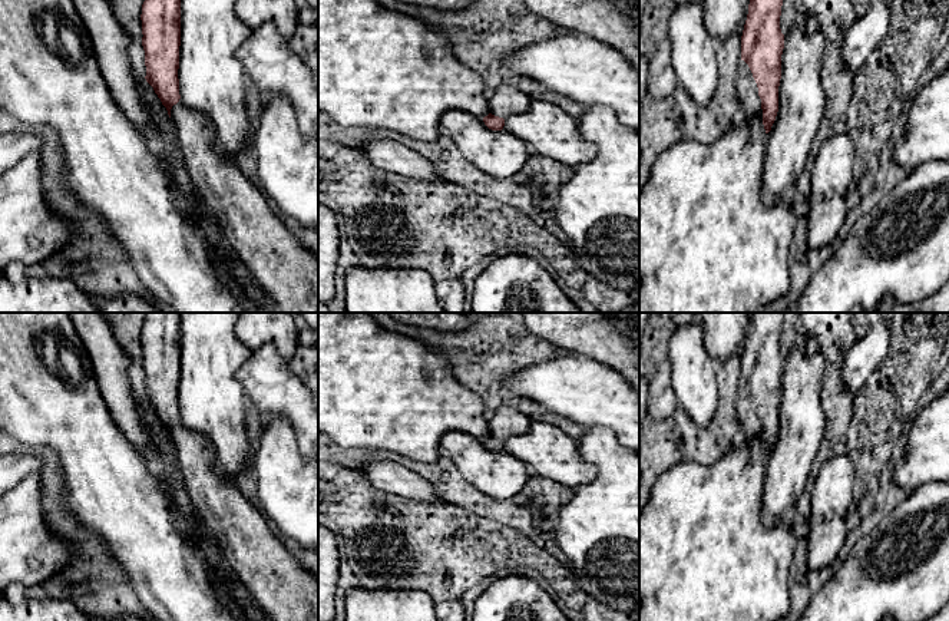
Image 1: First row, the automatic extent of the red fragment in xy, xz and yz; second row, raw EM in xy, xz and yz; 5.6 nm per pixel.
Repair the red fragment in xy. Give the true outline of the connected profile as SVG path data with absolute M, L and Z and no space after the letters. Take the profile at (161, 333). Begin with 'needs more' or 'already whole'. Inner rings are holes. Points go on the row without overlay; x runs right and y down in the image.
needs more | M146 313L142 326L142 367L145 371L146 403L166 429L173 445L185 492L196 512L201 526L212 538L235 578L268 615L270 621L318 621L318 579L310 574L270 529L268 519L252 505L237 483L214 470L214 447L199 433L188 430L179 416L179 367L181 367L181 313Z

